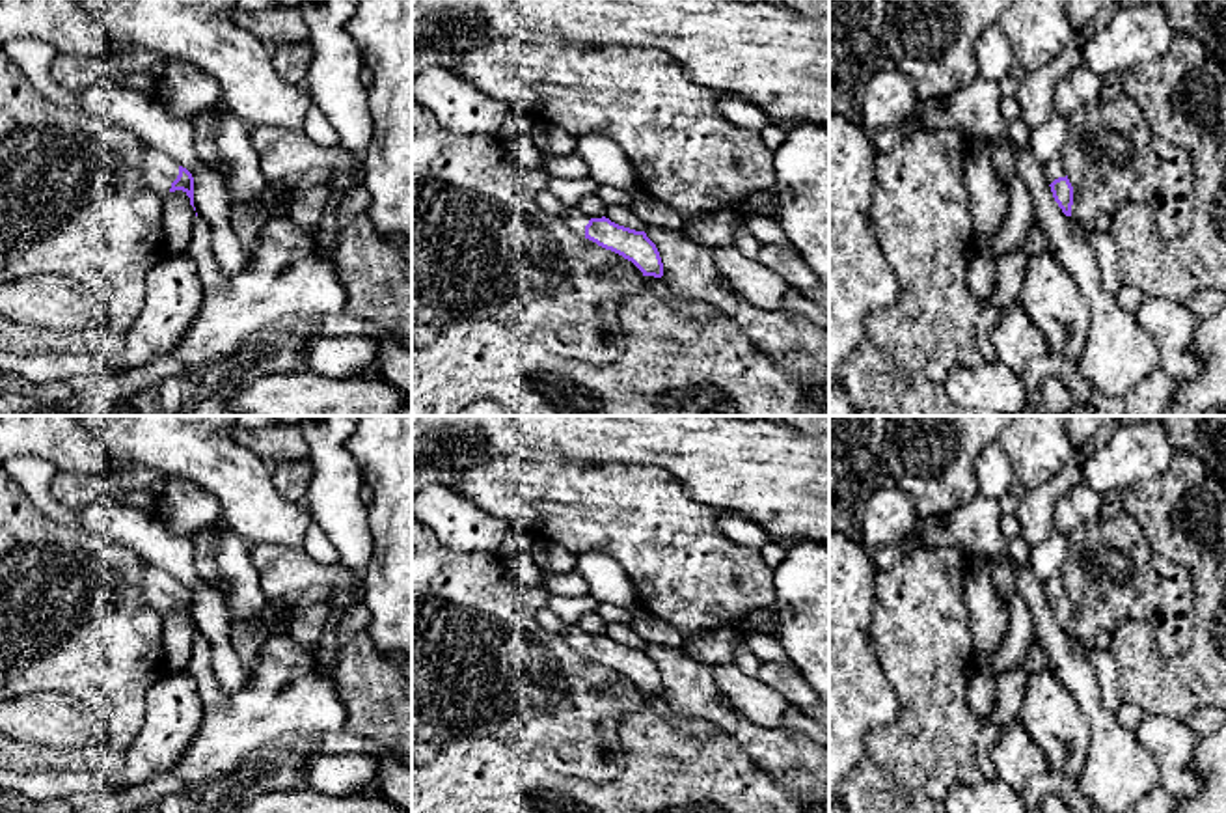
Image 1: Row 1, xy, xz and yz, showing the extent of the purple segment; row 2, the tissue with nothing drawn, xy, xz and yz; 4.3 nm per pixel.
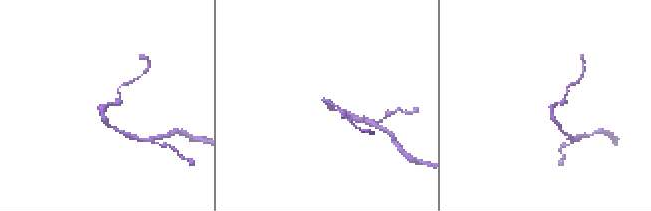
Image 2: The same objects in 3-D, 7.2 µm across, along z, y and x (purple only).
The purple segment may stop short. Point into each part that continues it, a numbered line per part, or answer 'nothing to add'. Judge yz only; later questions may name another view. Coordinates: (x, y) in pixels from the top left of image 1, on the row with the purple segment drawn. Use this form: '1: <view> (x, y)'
1: yz (1053, 168)

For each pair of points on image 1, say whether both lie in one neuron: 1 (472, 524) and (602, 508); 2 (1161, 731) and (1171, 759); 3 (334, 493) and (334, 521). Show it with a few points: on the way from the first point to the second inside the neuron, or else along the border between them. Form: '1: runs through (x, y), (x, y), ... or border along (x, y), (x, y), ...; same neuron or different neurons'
1: border along (466, 496), (528, 532); different neurons
2: runs through (1167, 739), (1171, 752); same neuron
3: runs through (334, 500), (334, 513); same neuron

